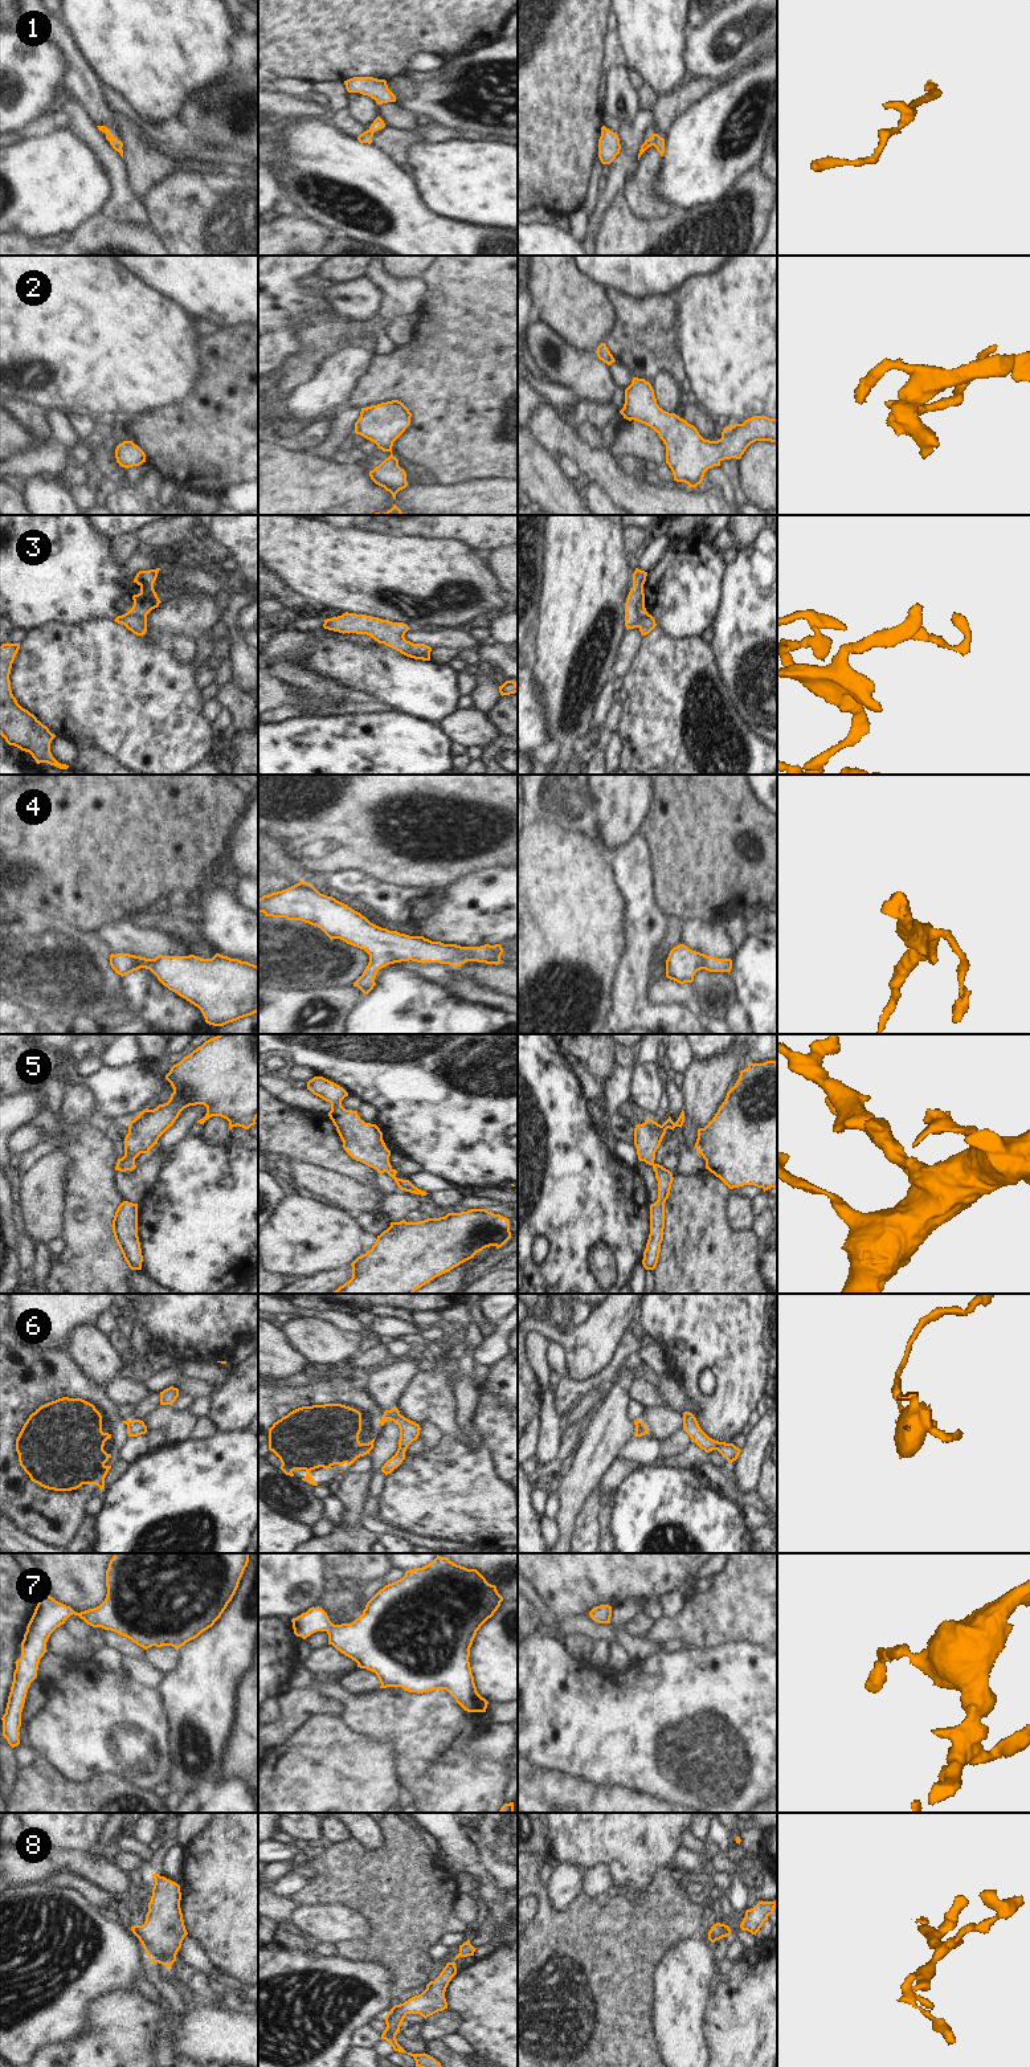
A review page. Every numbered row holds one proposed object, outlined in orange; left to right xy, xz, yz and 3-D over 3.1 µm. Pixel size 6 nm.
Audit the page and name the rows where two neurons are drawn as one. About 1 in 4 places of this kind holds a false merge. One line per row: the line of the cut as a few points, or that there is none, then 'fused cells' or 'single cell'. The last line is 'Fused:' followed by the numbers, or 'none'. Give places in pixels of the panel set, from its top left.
1: no cut | single cell
2: no cut | single cell
3: no cut | single cell
4: no cut | single cell
5: no cut | single cell
6: xz (384, 1412), (388, 1418) | fused cells
7: no cut | single cell
8: no cut | single cell
Fused: 6

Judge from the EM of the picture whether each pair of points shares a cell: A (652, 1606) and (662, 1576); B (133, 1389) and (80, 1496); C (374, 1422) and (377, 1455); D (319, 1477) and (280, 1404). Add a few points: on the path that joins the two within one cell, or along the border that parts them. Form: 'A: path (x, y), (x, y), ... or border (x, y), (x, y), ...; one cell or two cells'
A: border (658, 1597), (648, 1597), (644, 1601); two cells
B: border (101, 1387), (106, 1397), (117, 1406); two cells
C: border (381, 1426), (375, 1440); two cells
D: path (358, 1450), (358, 1416), (339, 1406), (318, 1406); one cell

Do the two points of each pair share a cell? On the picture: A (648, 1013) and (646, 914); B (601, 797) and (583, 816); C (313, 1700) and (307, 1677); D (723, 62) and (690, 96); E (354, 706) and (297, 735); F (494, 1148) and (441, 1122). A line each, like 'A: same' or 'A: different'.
A: same
B: different
C: different
D: different
E: different
F: same

